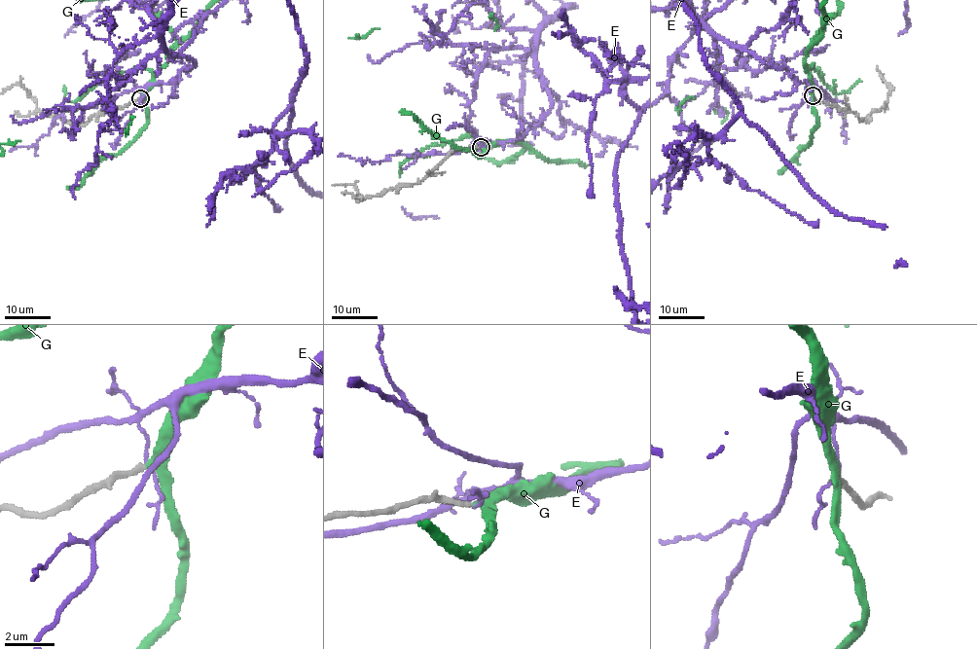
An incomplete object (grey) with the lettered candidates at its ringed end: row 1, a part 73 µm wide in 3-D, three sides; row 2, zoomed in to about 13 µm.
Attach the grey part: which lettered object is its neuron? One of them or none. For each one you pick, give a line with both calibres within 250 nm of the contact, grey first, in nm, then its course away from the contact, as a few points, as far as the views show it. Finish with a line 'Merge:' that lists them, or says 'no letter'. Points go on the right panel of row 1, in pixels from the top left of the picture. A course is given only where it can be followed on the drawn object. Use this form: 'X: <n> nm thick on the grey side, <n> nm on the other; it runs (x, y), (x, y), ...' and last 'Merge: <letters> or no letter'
G: 220 nm thick on the grey side, 240 nm on the other
Merge: G

